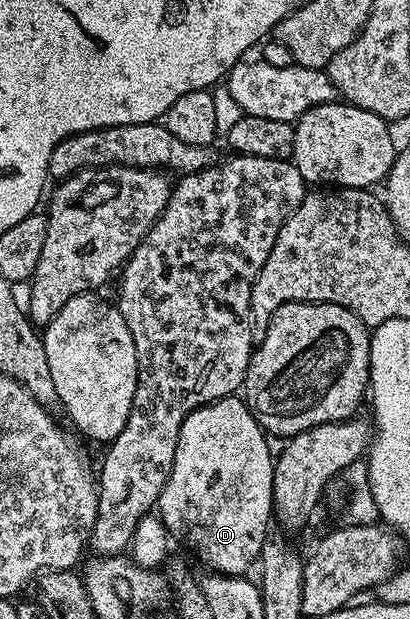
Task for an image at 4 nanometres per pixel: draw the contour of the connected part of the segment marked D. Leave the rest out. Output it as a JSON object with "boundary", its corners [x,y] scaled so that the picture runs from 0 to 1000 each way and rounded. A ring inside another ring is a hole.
{"boundary":[[[588,640],[549,641],[515,654],[471,661],[439,690],[429,742],[420,761],[385,801],[380,829],[412,859],[429,869],[446,868],[454,880],[495,906],[505,921],[556,932],[607,927],[610,911],[639,898],[639,882],[654,872],[649,847],[668,829],[668,748],[659,719],[607,654]]]}

